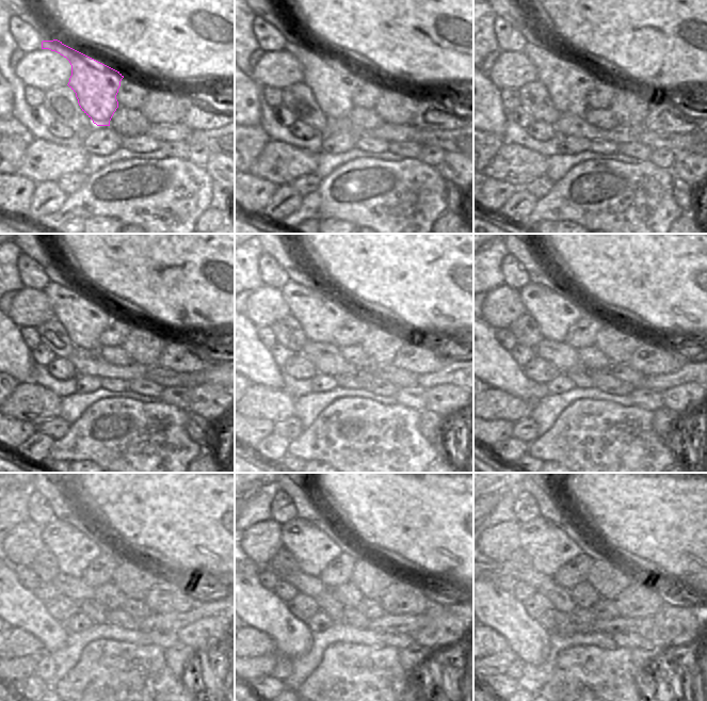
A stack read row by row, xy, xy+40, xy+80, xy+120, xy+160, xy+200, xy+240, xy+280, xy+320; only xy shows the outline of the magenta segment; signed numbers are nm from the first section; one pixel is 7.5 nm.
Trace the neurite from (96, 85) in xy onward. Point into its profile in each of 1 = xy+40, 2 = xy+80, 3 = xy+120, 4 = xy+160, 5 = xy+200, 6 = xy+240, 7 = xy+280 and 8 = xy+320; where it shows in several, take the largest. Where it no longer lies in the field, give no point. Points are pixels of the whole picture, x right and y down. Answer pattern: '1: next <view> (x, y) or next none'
1: next xy+40 (333, 83)
2: next xy+80 (567, 81)
3: next xy+120 (84, 318)
4: next xy+160 (320, 314)
5: next xy+200 (555, 314)
6: next xy+240 (75, 551)
7: next xy+280 (314, 550)
8: next xy+320 (549, 548)

